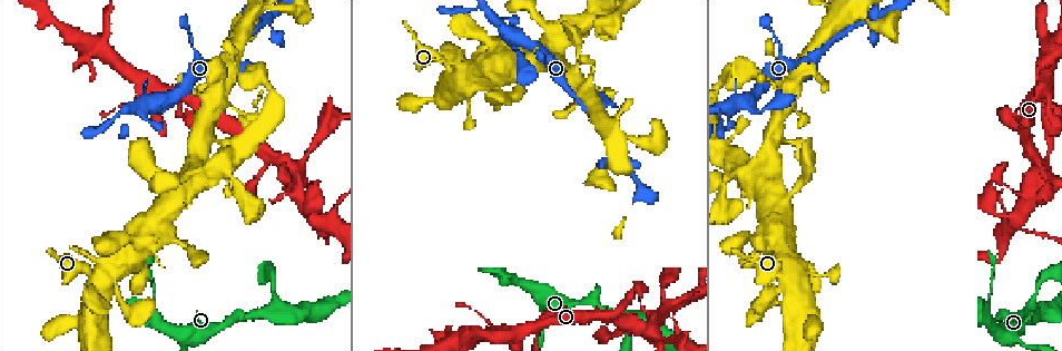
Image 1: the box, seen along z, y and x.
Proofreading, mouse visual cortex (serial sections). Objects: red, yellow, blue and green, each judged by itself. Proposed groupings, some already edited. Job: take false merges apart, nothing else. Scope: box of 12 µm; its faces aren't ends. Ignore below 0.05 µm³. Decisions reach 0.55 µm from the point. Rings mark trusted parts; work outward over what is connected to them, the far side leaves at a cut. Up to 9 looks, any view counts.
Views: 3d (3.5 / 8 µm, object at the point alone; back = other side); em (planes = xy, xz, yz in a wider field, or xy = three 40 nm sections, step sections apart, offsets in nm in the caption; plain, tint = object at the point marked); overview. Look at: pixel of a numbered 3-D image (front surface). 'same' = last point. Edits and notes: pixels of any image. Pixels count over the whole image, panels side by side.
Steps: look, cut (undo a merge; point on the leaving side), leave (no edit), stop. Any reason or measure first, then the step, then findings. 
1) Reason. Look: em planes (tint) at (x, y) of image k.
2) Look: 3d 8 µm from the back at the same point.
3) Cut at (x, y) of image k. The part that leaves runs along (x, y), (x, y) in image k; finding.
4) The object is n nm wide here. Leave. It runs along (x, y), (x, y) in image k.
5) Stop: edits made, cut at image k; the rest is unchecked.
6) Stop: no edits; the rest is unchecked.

Look: 3d 3.5 µm at (222, 55) of image 1.

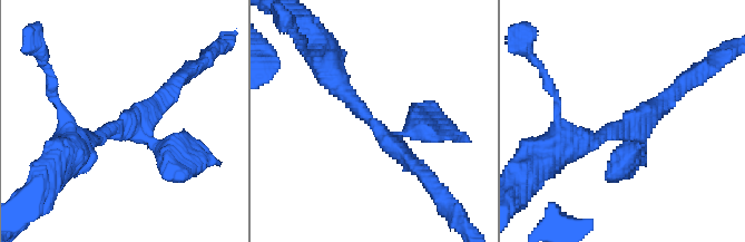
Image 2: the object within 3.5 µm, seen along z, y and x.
3 arms meet here; the arms are 200, 200, 300 nm wide. Look: em xy step 2 (tint) at (634, 118) of image 2.

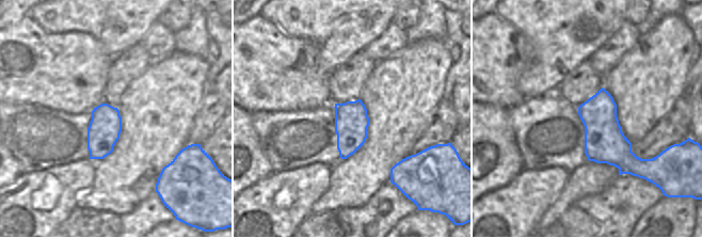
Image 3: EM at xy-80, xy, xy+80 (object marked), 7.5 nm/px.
Look: em xy step 5 (tint) at the same point.

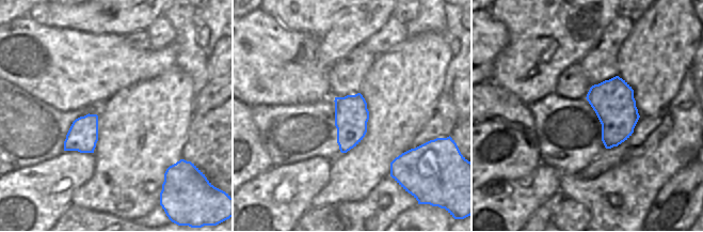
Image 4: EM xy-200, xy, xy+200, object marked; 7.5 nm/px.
Leave. It runs along (331, 79), (423, 176) in image 2; one cell here.

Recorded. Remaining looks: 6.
Calibre changes. Look: 3d 3.5 µm from the back at (521, 65) of image 1.

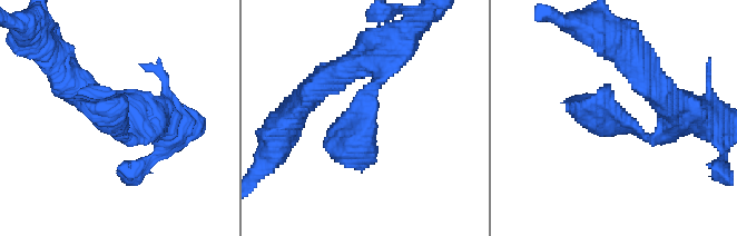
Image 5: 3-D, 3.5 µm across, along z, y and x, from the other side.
Now the EM. Look: em planes (plain) at (363, 114) of image 5.

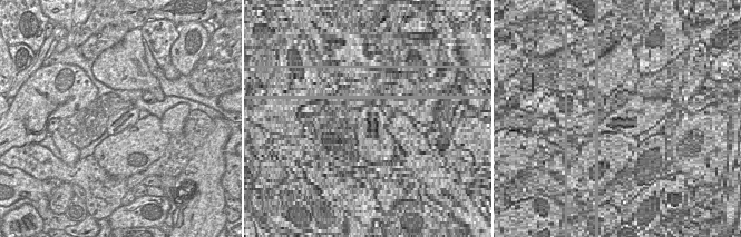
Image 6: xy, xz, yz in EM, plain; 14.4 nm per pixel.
Look: em planes (tint) at the same point.

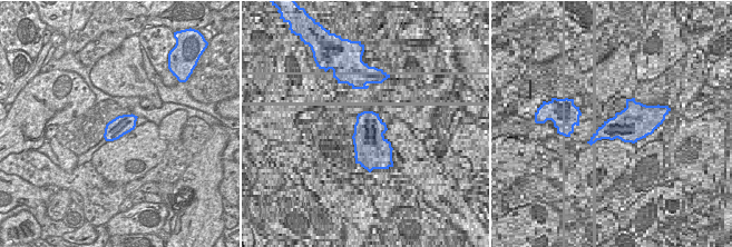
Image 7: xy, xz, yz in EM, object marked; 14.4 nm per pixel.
Leave. It runs along (374, 61), (381, 78), (346, 166) in image 5; all the same cell.

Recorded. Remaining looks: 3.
Sharp bend. Look: 3d 3.5 µm at (263, 23) of image 1.

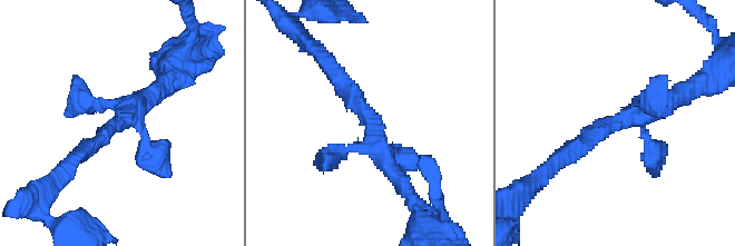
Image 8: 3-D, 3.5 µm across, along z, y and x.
Now the EM. Look: em xy step 1 (tint) at (376, 134) of image 8.

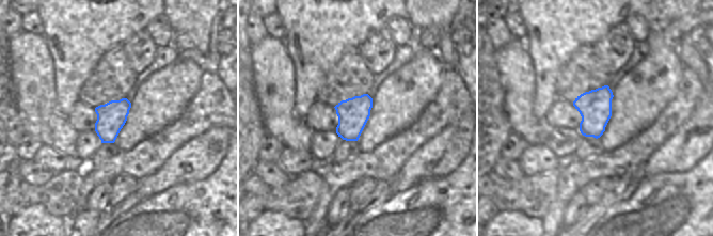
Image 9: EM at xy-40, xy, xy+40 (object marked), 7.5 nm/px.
Leave. It runs along (337, 79), (405, 190) in image 8; continuous, no second cell.

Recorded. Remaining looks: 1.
Stop: no edits; the rest is unchecked.

